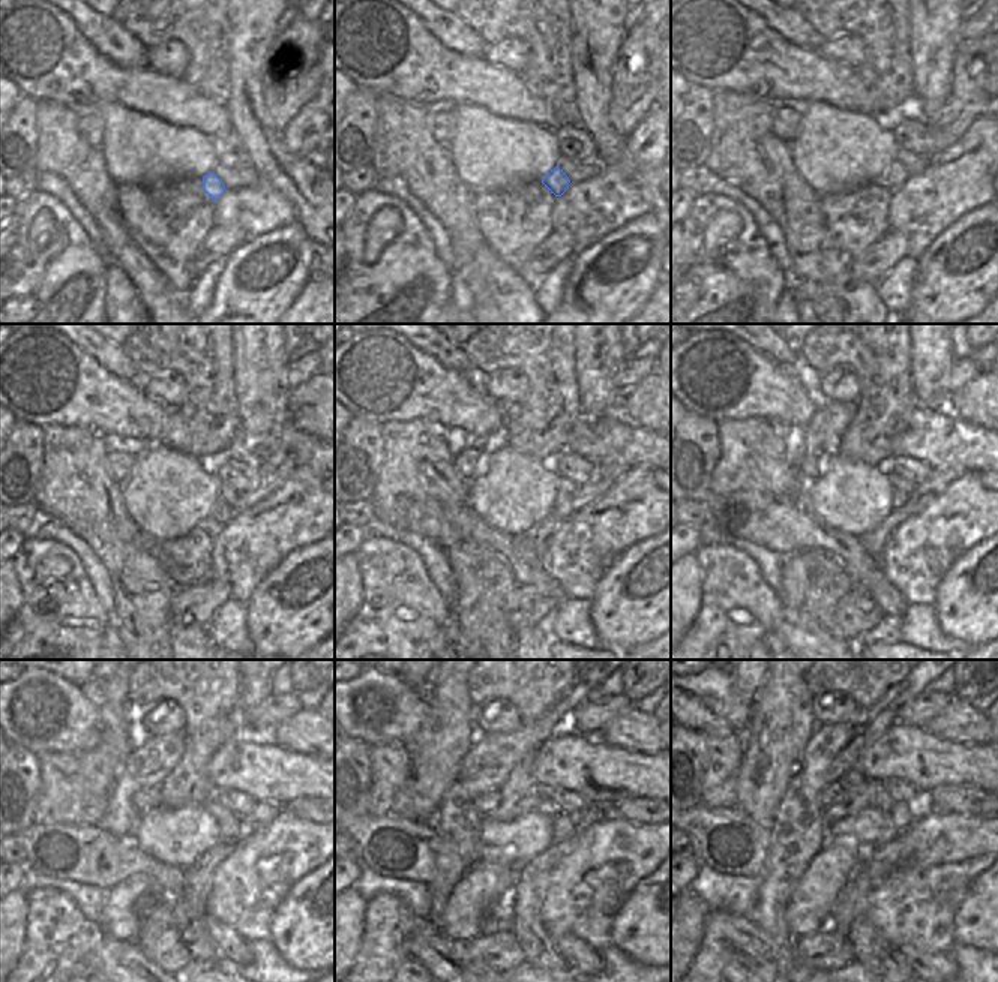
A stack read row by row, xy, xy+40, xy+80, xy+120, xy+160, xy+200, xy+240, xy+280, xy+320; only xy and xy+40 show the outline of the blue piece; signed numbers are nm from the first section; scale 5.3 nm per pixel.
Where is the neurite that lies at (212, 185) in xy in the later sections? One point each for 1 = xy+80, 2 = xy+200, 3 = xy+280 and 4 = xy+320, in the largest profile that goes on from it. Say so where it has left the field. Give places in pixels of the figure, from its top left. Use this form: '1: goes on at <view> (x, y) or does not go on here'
1: goes on at xy+80 (896, 174)
2: goes on at xy+200 (902, 489)
3: goes on at xy+280 (565, 823)
4: goes on at xy+320 (901, 816)

